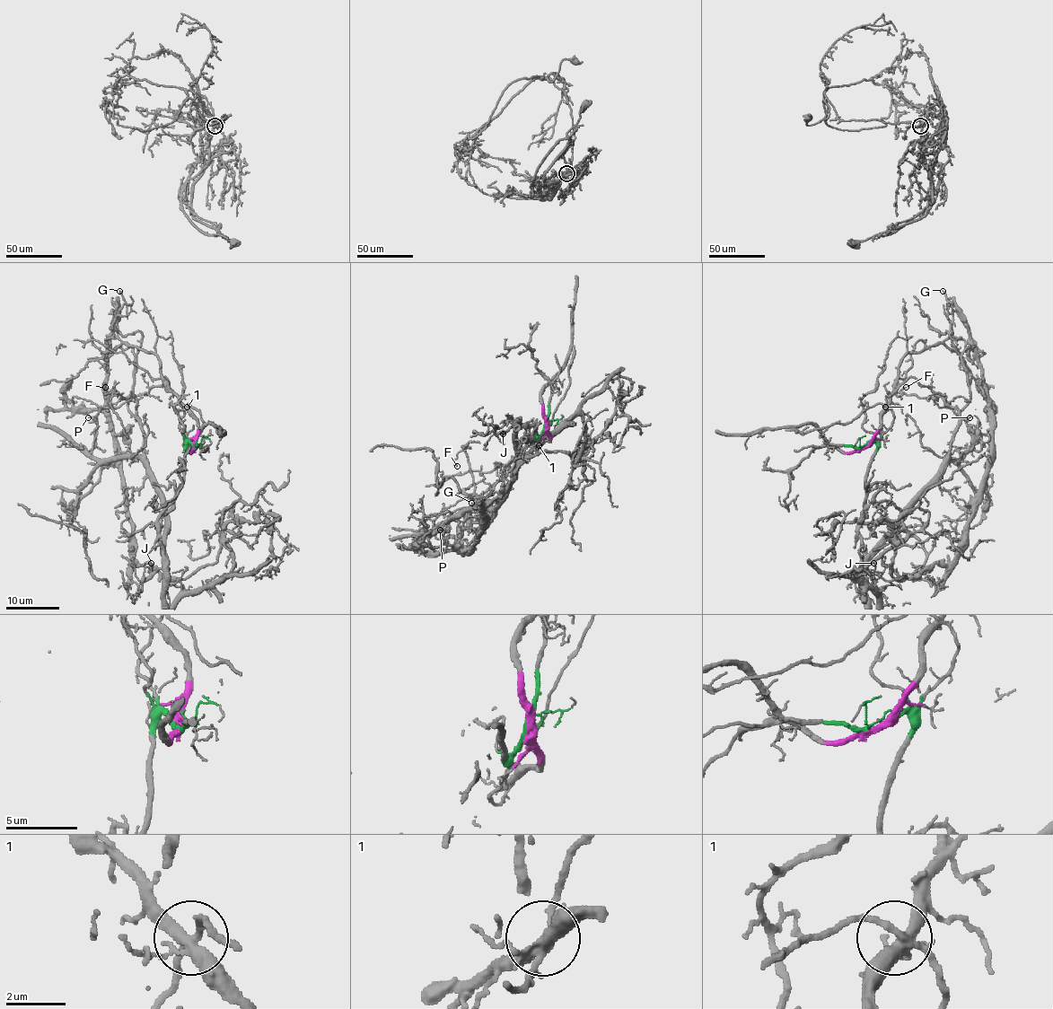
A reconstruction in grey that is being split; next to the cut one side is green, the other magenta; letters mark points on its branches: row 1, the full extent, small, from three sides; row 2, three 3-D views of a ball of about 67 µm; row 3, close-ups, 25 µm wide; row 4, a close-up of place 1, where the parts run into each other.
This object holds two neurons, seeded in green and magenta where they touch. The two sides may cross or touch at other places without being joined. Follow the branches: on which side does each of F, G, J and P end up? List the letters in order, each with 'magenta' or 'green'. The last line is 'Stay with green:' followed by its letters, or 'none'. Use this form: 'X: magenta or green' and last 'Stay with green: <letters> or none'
F: green
G: magenta
J: green
P: magenta
Stay with green: F, J

